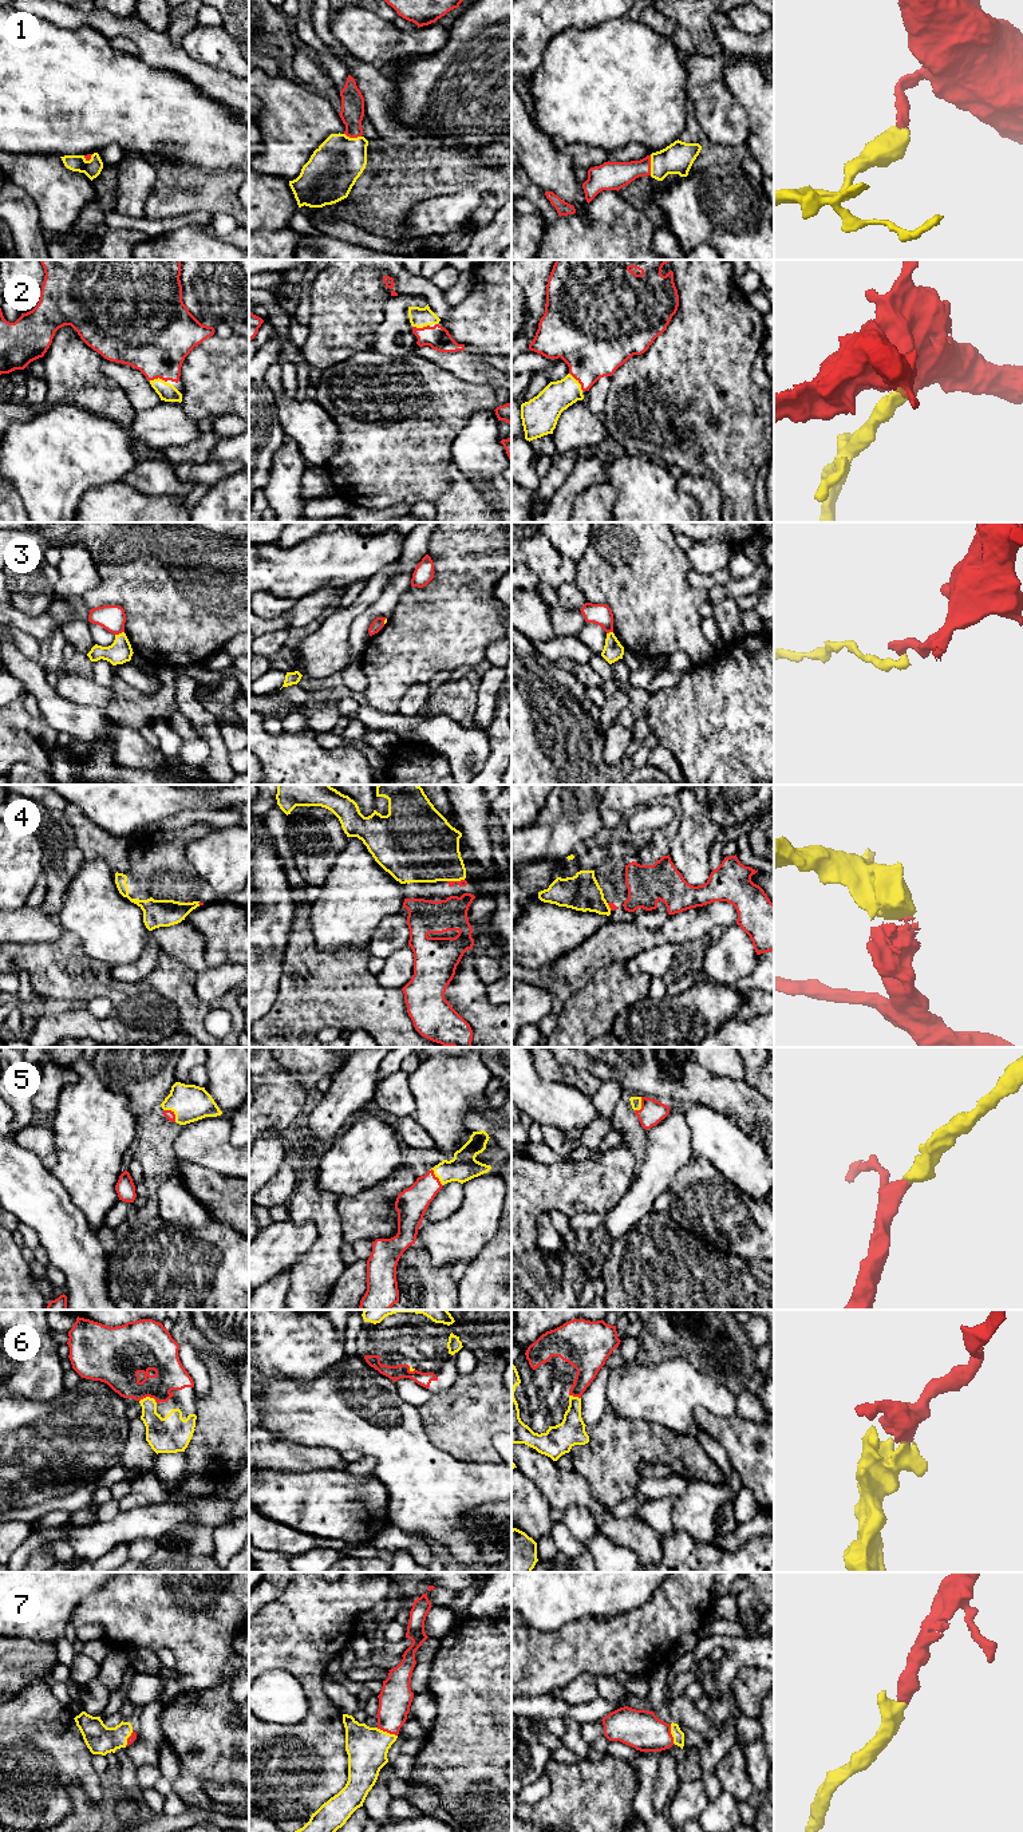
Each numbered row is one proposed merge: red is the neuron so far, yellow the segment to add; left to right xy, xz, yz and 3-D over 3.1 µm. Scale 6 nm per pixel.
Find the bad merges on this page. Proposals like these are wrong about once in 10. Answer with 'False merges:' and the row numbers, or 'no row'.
False merges: 3

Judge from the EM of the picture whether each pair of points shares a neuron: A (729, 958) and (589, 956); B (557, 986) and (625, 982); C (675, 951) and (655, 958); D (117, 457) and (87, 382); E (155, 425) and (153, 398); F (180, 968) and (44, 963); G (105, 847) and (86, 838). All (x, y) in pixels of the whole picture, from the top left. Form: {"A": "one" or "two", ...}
{"A": "two", "B": "two", "C": "one", "D": "two", "E": "two", "F": "one", "G": "one"}

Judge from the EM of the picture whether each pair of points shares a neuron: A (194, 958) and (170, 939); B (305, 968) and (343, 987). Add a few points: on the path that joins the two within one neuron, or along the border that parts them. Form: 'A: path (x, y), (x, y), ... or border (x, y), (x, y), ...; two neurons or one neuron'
A: path (189, 952), (176, 940); one neuron
B: path (315, 978), (324, 987), (334, 987); one neuron

